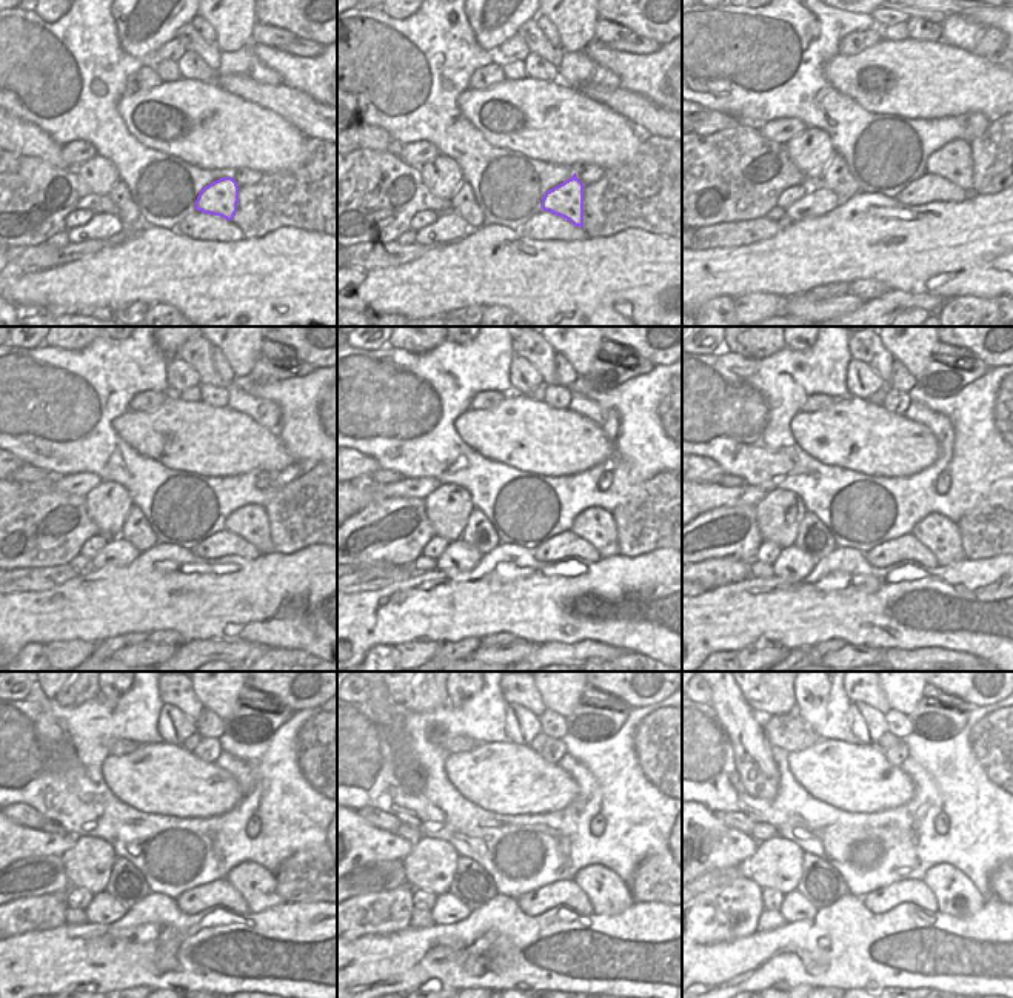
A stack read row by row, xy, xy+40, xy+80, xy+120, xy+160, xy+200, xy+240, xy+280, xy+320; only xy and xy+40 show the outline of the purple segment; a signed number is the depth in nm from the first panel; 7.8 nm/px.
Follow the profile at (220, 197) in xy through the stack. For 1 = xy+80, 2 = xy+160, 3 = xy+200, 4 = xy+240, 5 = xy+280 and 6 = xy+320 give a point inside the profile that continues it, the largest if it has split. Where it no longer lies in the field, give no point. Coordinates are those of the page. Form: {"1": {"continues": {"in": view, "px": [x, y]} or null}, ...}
{"1": {"continues": {"in": "xy+80", "px": [930, 179]}}, "2": {"continues": {"in": "xy+160", "px": [595, 524]}}, "3": {"continues": {"in": "xy+200", "px": [938, 533]}}, "4": {"continues": {"in": "xy+240", "px": [256, 884]}}, "5": {"continues": {"in": "xy+280", "px": [608, 895]}}, "6": {"continues": {"in": "xy+320", "px": [955, 894]}}}

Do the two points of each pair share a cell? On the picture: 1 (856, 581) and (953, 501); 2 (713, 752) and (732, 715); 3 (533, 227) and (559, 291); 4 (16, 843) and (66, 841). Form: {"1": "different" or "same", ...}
{"1": "different", "2": "different", "3": "different", "4": "same"}

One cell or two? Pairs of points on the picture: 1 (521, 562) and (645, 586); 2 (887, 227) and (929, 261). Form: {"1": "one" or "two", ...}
{"1": "one", "2": "two"}

